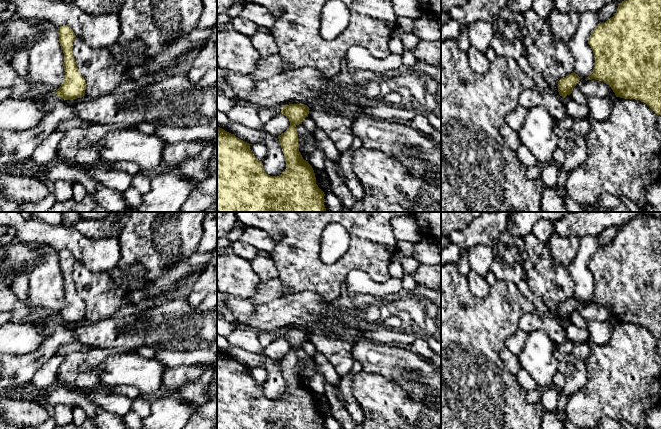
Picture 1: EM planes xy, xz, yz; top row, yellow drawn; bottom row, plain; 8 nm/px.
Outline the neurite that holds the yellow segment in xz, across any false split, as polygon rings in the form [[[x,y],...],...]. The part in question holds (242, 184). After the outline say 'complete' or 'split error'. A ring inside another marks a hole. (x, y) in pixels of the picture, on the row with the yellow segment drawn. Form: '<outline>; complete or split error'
[[[289,104],[281,109],[289,121],[288,129],[278,136],[286,169],[279,176],[268,175],[262,161],[255,158],[249,143],[217,127],[217,212],[327,212],[324,192],[316,184],[312,166],[299,152],[296,126],[308,117],[309,107]]]; complete

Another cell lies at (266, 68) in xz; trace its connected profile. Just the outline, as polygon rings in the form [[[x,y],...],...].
[[[279,53],[261,58],[251,74],[255,81],[264,81],[284,71],[285,64]]]

